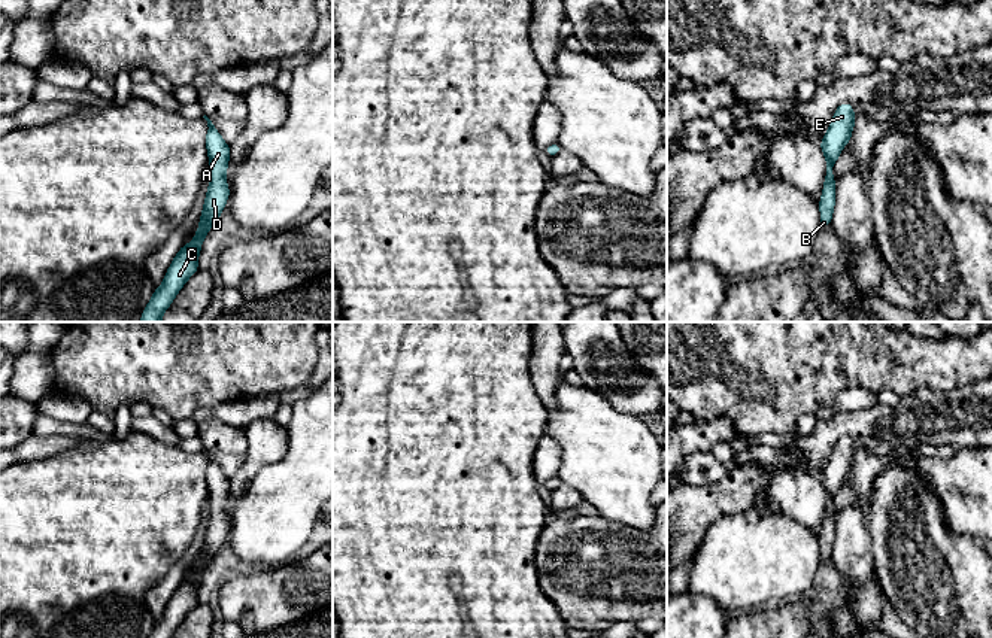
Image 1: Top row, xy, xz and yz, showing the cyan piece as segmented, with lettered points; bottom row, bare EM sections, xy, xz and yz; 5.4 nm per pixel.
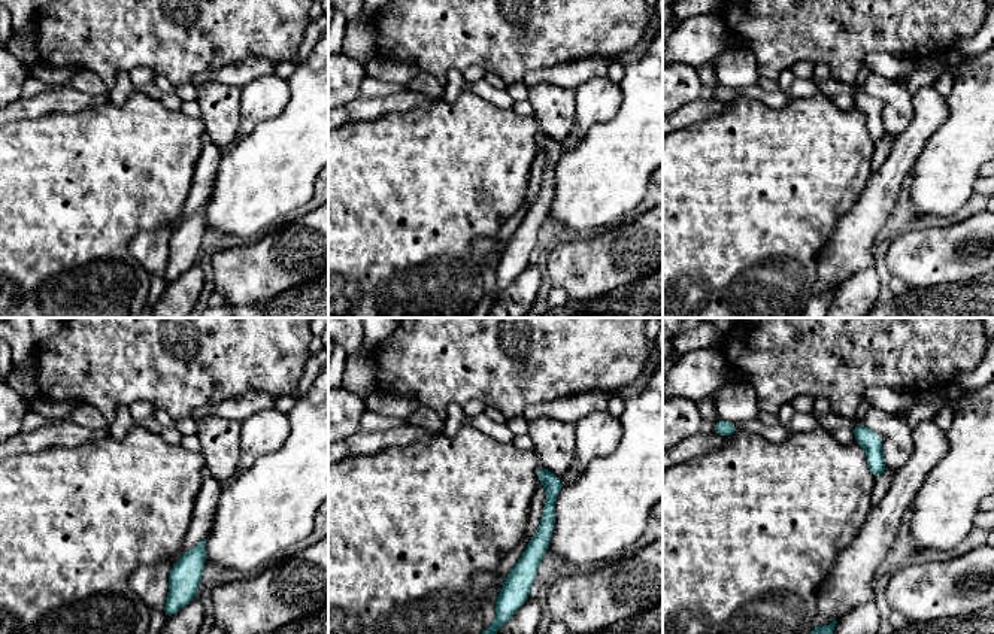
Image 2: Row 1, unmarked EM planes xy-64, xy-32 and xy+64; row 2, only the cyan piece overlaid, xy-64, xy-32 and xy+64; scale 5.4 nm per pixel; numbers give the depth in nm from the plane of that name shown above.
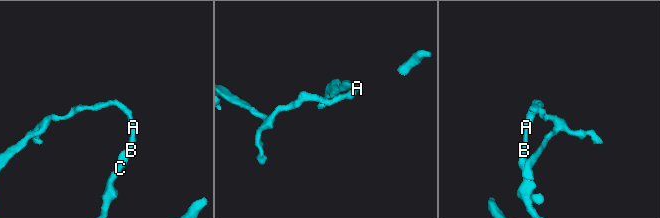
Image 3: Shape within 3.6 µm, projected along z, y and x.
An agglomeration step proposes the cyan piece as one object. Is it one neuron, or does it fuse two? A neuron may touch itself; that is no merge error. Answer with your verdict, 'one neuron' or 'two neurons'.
one neuron

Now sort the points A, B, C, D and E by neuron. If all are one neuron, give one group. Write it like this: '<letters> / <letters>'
A B C D E

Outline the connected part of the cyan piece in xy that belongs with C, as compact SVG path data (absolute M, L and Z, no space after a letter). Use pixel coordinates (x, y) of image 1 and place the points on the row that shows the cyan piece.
M204 115L203 116L207 121L207 136L206 136L206 148L209 154L209 168L210 168L210 185L206 192L206 201L203 206L203 213L200 216L198 230L189 244L183 244L175 259L172 261L163 285L154 291L154 295L148 306L145 307L140 322L161 322L163 313L170 307L172 301L175 300L176 294L182 289L185 282L198 270L198 253L201 250L201 243L204 237L207 236L210 227L213 222L222 215L222 209L225 207L225 203L230 197L230 188L225 182L225 173L228 167L230 160L230 145L227 145L212 121Z

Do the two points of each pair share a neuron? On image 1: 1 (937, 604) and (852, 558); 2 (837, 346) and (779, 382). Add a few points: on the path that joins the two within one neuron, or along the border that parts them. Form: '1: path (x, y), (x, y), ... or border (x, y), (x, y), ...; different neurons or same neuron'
1: border (870, 535), (870, 553), (876, 570); different neurons
2: path (822, 346), (815, 346), (794, 367); same neuron

